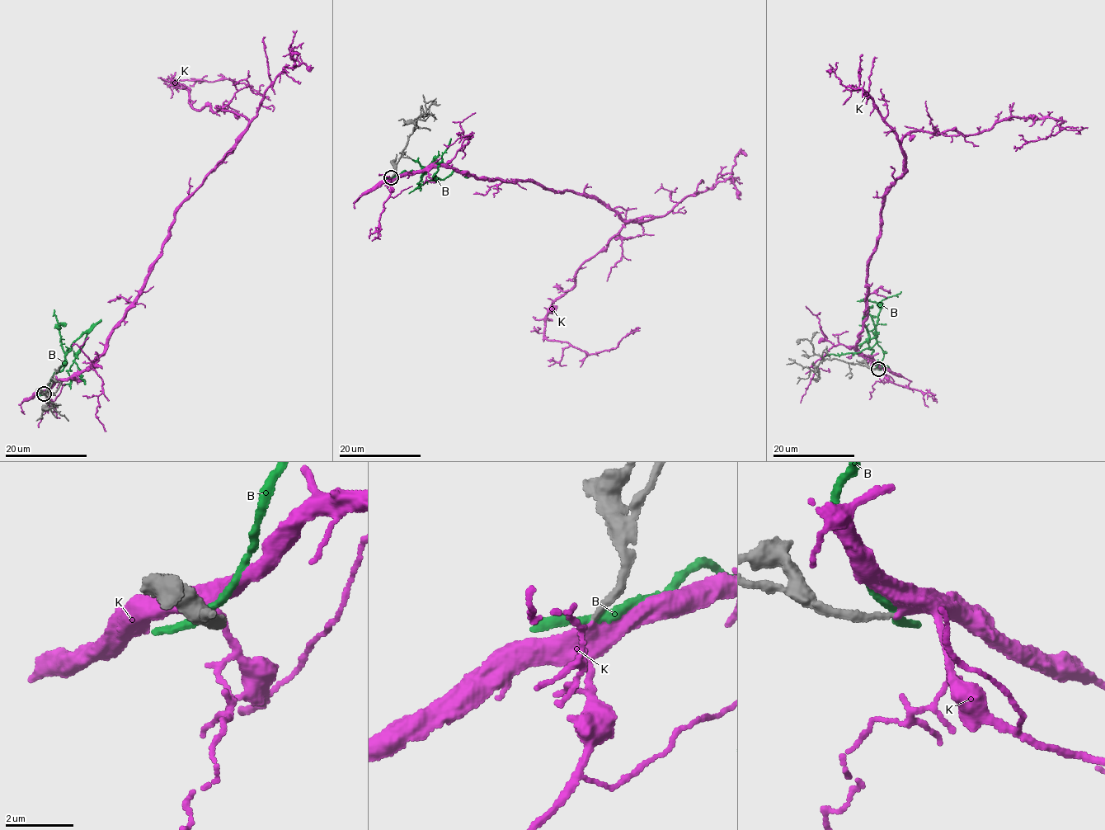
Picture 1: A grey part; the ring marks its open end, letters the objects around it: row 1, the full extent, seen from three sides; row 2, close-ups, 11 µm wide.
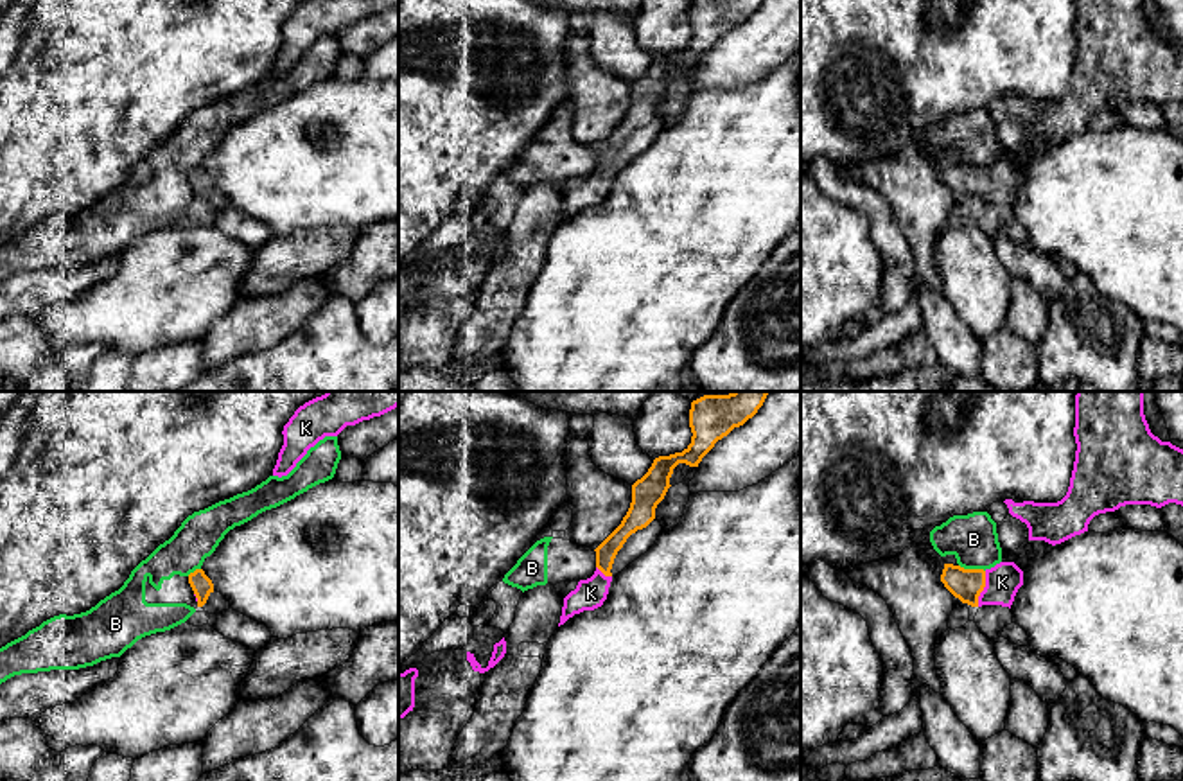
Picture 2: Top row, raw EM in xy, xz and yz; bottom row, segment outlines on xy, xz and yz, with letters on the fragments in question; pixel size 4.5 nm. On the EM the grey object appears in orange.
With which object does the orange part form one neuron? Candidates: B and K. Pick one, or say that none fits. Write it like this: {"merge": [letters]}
{"merge": ["K"]}

